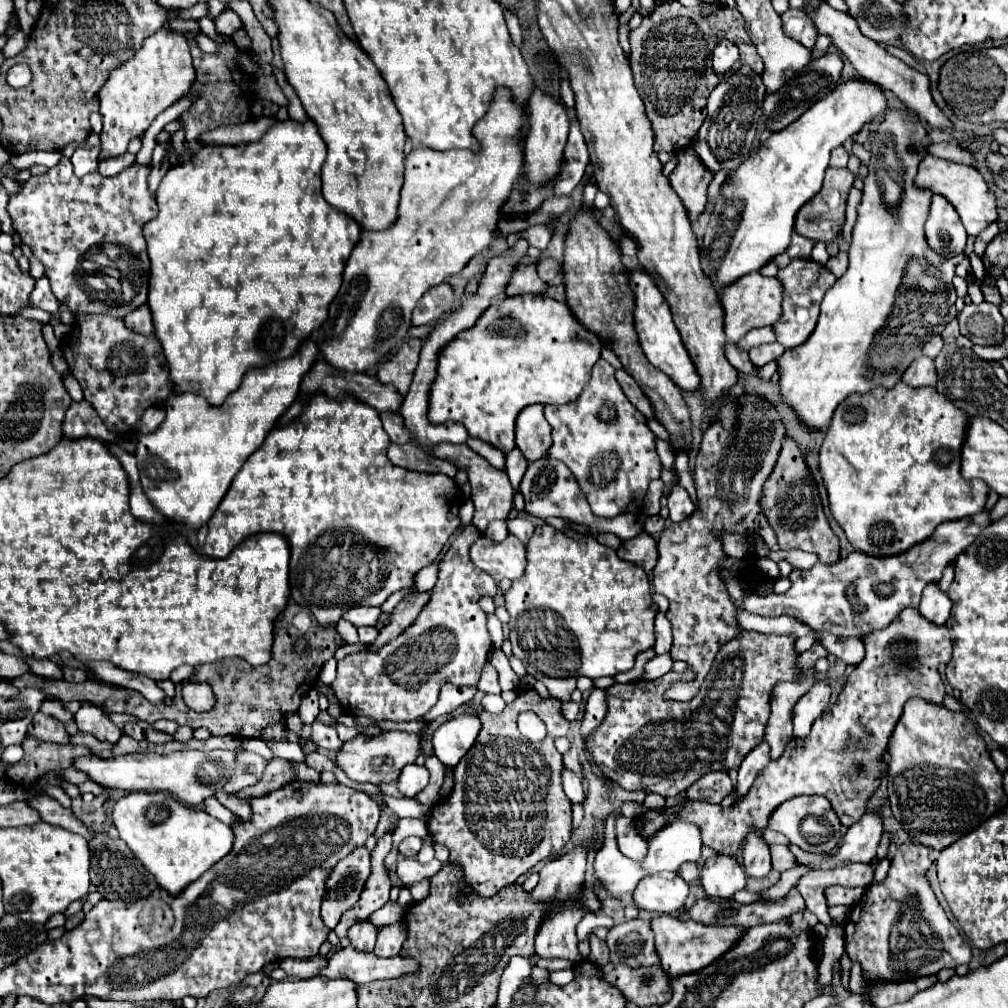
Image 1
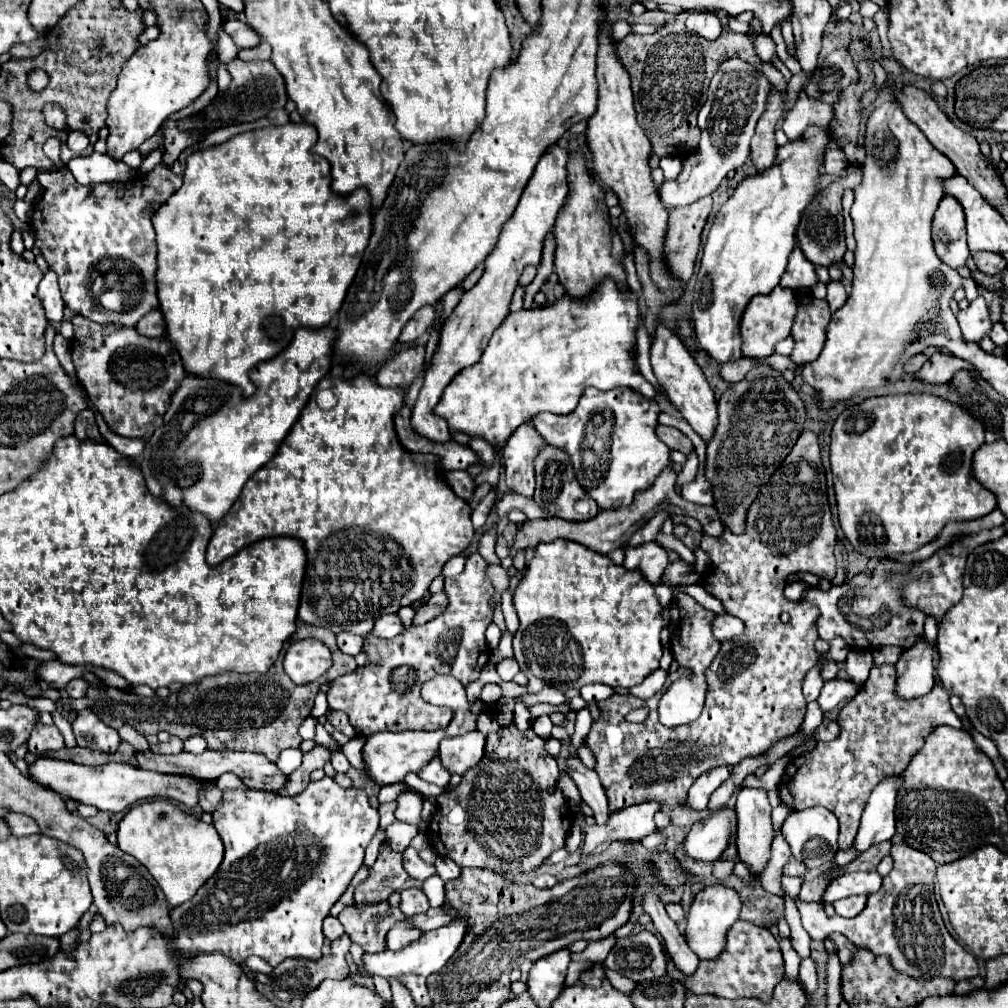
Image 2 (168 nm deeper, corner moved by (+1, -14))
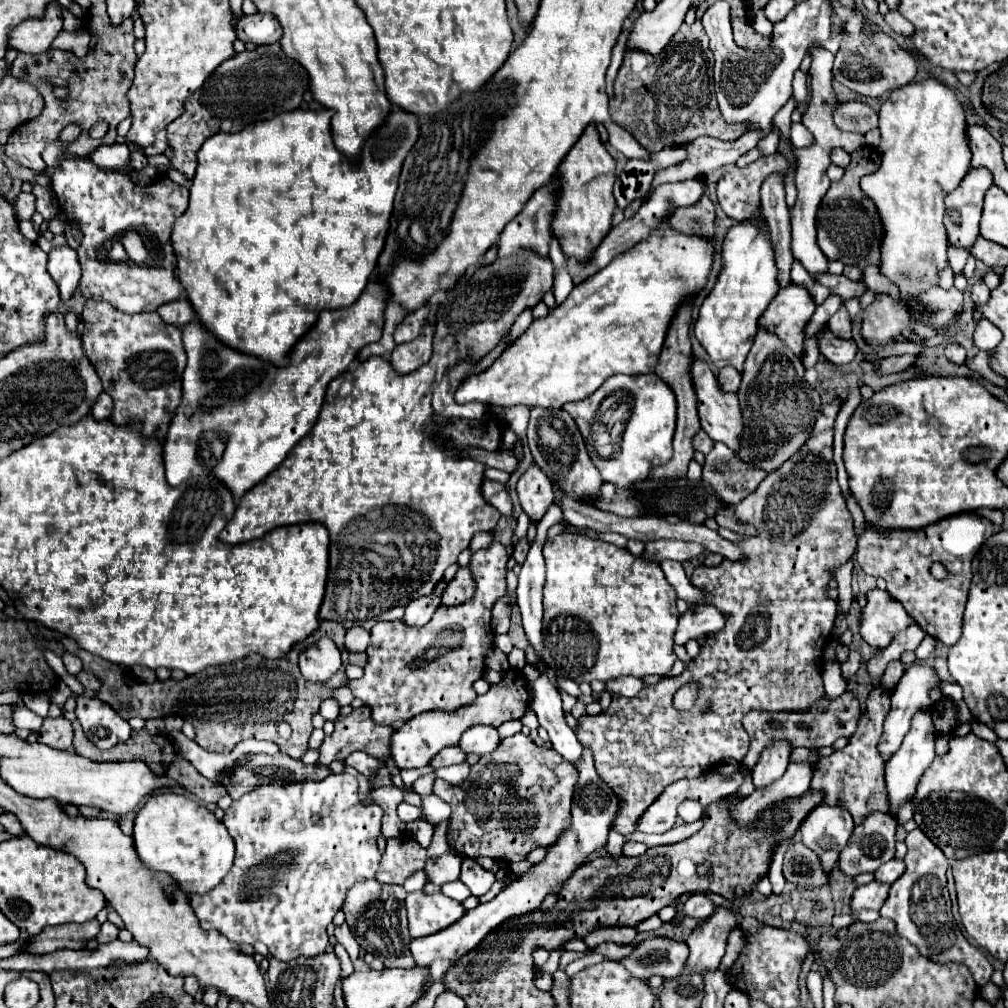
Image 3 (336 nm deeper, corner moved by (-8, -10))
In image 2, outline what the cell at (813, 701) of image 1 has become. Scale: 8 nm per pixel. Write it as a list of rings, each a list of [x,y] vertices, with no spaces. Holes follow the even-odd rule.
[[[835,678],[835,680],[831,680],[831,682],[825,682],[825,686],[823,686],[823,690],[821,690],[819,698],[817,698],[817,704],[819,704],[821,712],[827,714],[827,712],[831,712],[833,708],[837,708],[837,704],[839,704],[841,700],[845,700],[847,696],[849,696],[849,700],[851,700],[855,694],[857,694],[857,688],[855,688],[853,682]]]

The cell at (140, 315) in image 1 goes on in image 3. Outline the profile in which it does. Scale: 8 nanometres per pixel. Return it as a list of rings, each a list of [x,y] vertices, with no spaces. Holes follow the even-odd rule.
[[[178,298],[170,304],[162,304],[162,308],[158,308],[158,314],[162,316],[162,320],[166,320],[166,324],[174,324],[178,328],[196,320],[196,312],[188,298]]]

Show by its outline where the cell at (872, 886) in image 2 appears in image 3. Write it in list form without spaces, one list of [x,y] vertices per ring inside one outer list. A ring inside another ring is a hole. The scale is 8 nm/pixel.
[[[892,858],[890,862],[882,864],[882,866],[876,870],[876,880],[892,884],[892,882],[896,882],[896,880],[904,874],[904,870],[906,870],[904,860],[900,860],[900,858]]]

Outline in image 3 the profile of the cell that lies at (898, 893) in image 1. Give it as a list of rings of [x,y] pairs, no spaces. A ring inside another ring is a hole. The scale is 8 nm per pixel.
[[[920,828],[908,832],[906,846],[908,846],[908,854],[904,858],[906,872],[892,884],[890,896],[886,904],[882,906],[880,914],[886,918],[892,918],[896,922],[898,934],[906,936],[916,948],[920,948],[922,956],[936,960],[940,964],[962,962],[970,968],[978,986],[988,984],[994,972],[992,964],[976,946],[972,946],[964,938],[964,934],[960,932],[952,916],[950,894],[946,888],[948,858],[942,854],[942,850],[936,844],[932,844],[932,840]]]

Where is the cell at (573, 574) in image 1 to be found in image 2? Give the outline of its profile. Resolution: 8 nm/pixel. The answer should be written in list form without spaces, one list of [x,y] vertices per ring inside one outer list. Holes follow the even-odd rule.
[[[555,540],[539,544],[533,560],[529,562],[527,574],[515,590],[513,606],[519,616],[519,628],[513,634],[513,652],[527,678],[533,674],[543,684],[557,686],[561,690],[579,690],[581,686],[595,682],[613,688],[631,688],[641,684],[649,672],[659,668],[663,654],[659,632],[665,626],[665,620],[659,614],[661,604],[653,586],[643,580],[641,572],[625,570],[623,566],[613,564],[607,556],[577,542]]]

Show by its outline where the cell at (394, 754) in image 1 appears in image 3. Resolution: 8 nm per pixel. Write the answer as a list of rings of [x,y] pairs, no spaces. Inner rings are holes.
[[[512,668],[498,684],[492,684],[484,696],[478,696],[474,702],[460,706],[454,712],[432,710],[432,712],[410,718],[392,736],[392,758],[400,770],[402,768],[422,768],[422,766],[430,764],[430,760],[442,748],[456,746],[468,728],[472,728],[476,724],[500,726],[506,720],[520,720],[526,714],[526,710],[528,710],[528,680],[520,670]]]

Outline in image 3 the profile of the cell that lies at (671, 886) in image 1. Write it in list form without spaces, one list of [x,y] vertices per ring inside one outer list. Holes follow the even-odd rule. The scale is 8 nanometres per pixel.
[[[692,894],[686,902],[684,902],[684,910],[688,916],[698,918],[698,920],[706,920],[712,916],[712,912],[716,910],[714,902],[706,896],[706,894]]]

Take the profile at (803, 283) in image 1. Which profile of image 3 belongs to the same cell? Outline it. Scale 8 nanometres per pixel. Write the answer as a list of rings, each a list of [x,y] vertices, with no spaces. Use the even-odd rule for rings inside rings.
[[[824,332],[820,336],[820,352],[824,358],[828,358],[832,364],[850,364],[858,352],[858,346],[854,340],[838,340],[834,334]]]

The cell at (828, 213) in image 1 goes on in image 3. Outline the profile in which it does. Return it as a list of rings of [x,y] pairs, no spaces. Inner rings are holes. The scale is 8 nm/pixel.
[[[864,146],[858,152],[852,152],[852,162],[846,168],[846,174],[840,182],[832,182],[828,194],[824,196],[818,210],[818,246],[828,260],[840,260],[842,264],[852,266],[880,266],[880,244],[882,244],[882,220],[880,214],[870,202],[870,198],[860,190],[860,178],[872,174],[880,168],[880,152]]]

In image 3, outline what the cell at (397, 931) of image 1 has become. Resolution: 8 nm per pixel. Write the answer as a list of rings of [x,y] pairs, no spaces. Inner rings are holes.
[[[424,892],[408,894],[406,908],[408,908],[408,930],[412,938],[440,932],[442,928],[448,928],[466,914],[466,908],[460,902],[444,894],[426,896]]]

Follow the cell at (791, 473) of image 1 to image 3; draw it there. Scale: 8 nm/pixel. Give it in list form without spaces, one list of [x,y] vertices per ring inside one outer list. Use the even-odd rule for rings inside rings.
[[[832,400],[826,404],[814,424],[814,430],[806,444],[786,464],[776,472],[768,474],[758,490],[746,496],[734,506],[736,518],[740,522],[752,522],[758,528],[758,536],[744,538],[740,542],[746,554],[740,562],[724,560],[716,568],[698,566],[694,568],[690,580],[696,588],[704,592],[700,604],[714,604],[726,624],[720,632],[708,636],[708,642],[700,648],[700,654],[686,666],[680,676],[668,676],[658,684],[644,686],[638,696],[612,696],[612,704],[600,716],[584,714],[578,718],[578,728],[574,730],[578,742],[592,750],[596,772],[618,796],[622,796],[622,816],[614,822],[614,830],[630,838],[636,832],[636,824],[646,808],[662,794],[662,790],[680,780],[694,778],[710,768],[718,766],[722,760],[734,758],[742,762],[750,748],[750,738],[742,728],[742,716],[750,710],[792,710],[804,712],[824,696],[822,686],[822,652],[826,642],[832,640],[832,624],[836,620],[836,600],[828,596],[828,580],[832,572],[846,564],[856,552],[856,532],[854,520],[846,508],[846,500],[836,480],[836,466],[832,462],[832,426],[842,400]],[[686,682],[696,682],[700,686],[694,706],[690,710],[674,708],[672,700],[678,688]],[[712,704],[710,712],[704,708]]]

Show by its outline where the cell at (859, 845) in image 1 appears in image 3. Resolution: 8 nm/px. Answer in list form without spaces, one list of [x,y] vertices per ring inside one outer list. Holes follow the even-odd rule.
[[[922,706],[914,716],[912,716],[912,728],[906,734],[900,750],[892,756],[890,764],[886,764],[886,786],[888,786],[888,796],[890,796],[890,814],[896,814],[898,808],[916,792],[916,784],[922,776],[922,772],[932,764],[934,760],[934,724],[932,724],[932,706]]]

